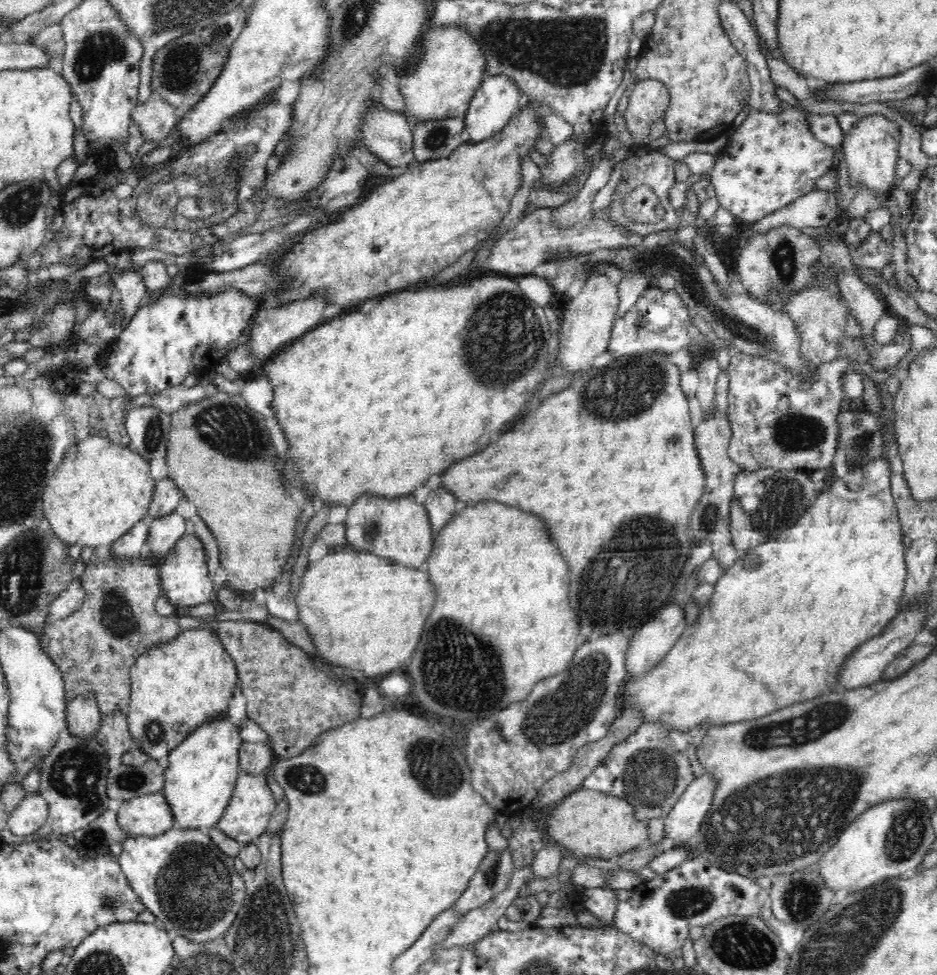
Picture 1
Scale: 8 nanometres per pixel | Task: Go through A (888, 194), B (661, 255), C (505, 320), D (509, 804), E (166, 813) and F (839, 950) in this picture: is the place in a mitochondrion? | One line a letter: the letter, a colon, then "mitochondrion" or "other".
A: other
B: mitochondrion
C: mitochondrion
D: other
E: other
F: mitochondrion

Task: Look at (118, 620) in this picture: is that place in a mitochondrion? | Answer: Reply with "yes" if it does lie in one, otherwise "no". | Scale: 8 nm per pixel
yes

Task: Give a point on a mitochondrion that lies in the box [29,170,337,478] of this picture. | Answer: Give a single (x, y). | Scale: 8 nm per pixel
(231, 430)

